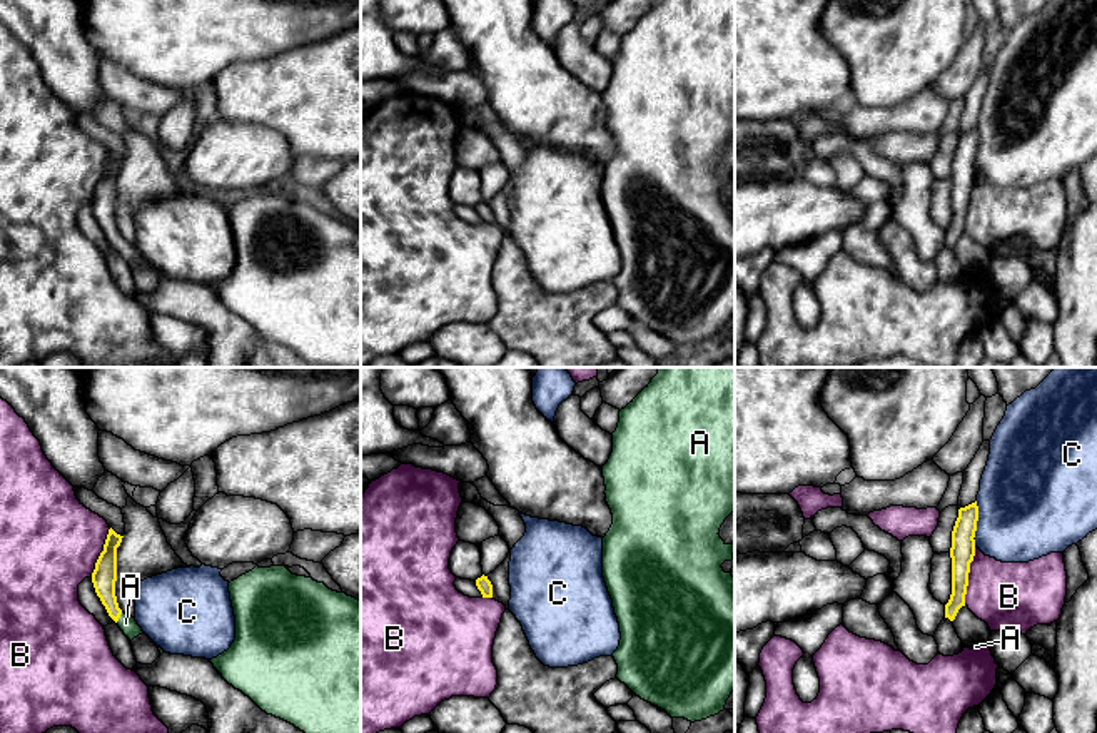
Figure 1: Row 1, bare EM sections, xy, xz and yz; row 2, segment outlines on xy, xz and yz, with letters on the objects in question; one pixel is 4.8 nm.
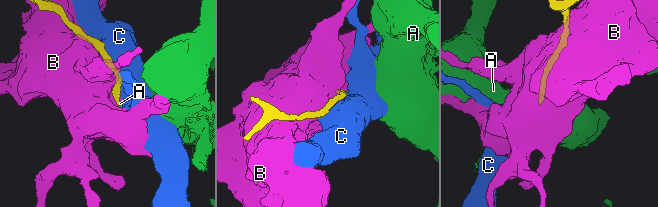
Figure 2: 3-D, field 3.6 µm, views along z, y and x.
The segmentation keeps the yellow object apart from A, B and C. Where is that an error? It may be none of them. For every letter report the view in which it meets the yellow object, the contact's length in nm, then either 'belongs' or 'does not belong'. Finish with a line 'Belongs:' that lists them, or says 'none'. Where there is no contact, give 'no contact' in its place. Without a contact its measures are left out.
A: xy | 60 nm | belongs
B: yz | 280 nm | does not belong
C: yz | 220 nm | does not belong
Belongs: A

